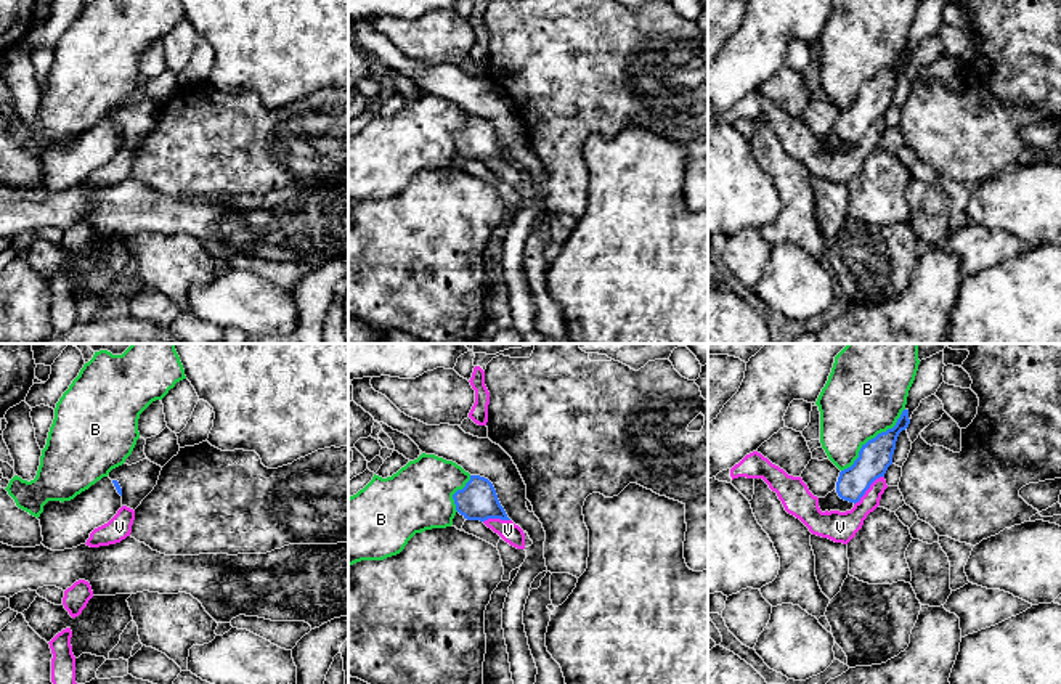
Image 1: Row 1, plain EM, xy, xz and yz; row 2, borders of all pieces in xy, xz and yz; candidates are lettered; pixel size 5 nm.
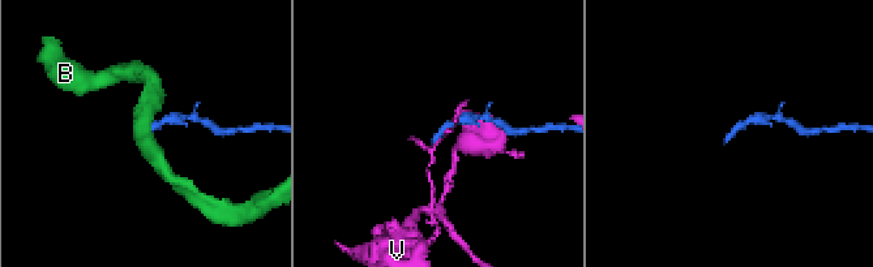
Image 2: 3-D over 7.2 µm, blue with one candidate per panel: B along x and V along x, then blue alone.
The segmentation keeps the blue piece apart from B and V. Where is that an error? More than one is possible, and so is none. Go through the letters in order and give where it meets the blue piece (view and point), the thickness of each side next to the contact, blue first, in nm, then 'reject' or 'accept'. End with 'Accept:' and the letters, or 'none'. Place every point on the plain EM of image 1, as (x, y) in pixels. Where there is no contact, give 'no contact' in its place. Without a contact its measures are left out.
B: yz (872, 79) | 170/380 nm | reject
V: yz (869, 127) | 170/160 nm | reject
Accept: none

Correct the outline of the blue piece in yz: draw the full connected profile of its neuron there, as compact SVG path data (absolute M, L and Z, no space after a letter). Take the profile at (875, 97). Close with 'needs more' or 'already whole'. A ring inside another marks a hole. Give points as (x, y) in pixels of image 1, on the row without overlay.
M904 50L892 69L878 74L862 85L854 104L839 112L836 128L825 138L819 138L820 151L851 151L870 125L876 119L884 117L888 108L892 104L897 77L909 64L909 50Z; needs more

